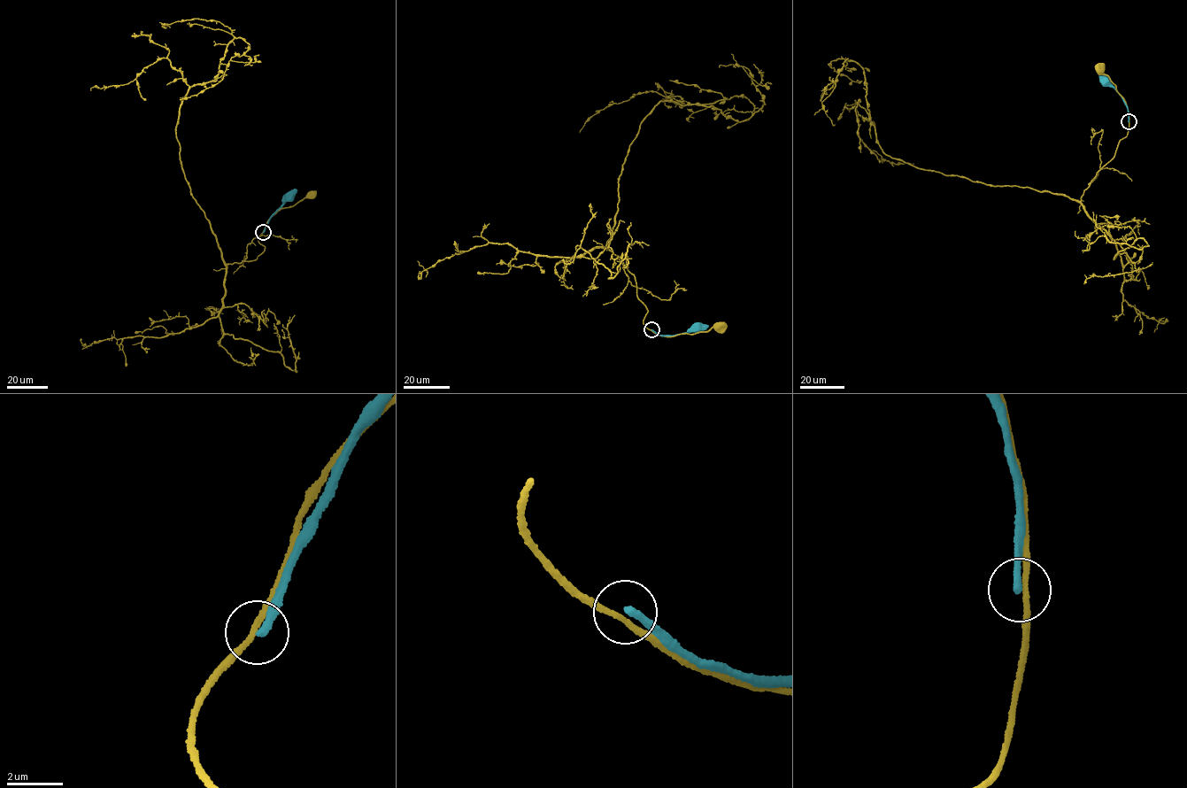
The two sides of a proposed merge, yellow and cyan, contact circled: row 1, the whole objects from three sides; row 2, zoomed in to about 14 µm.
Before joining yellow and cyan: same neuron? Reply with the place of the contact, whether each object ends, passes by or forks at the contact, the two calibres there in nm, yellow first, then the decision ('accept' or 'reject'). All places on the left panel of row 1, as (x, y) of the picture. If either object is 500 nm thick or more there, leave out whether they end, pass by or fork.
(263, 232) | yellow passes by | cyan ends | 190/280 nm | reject

